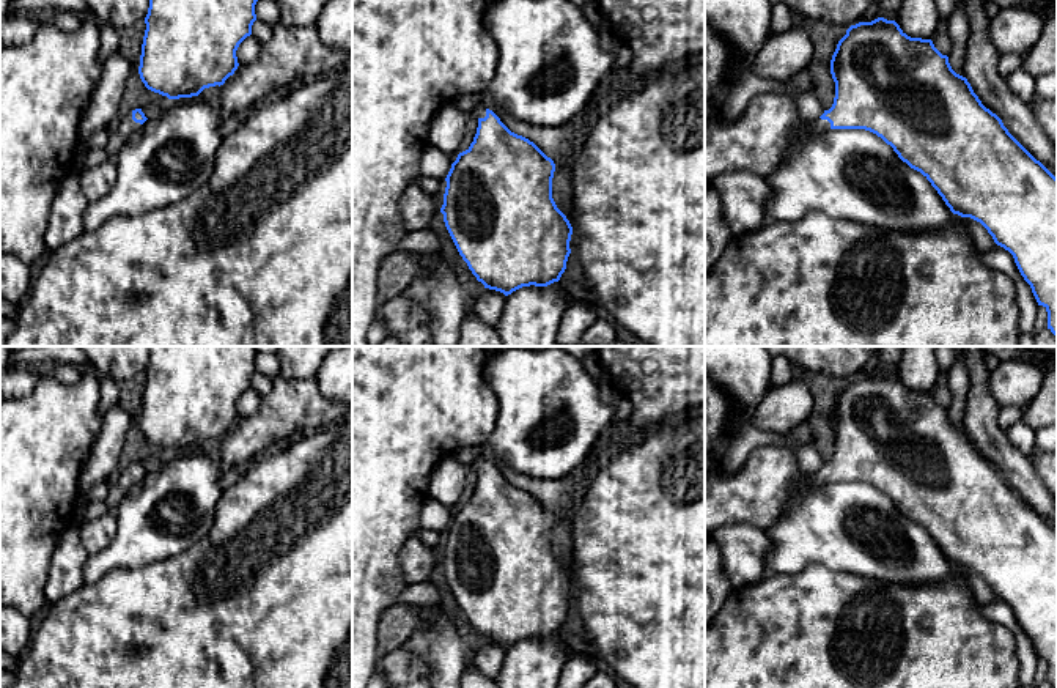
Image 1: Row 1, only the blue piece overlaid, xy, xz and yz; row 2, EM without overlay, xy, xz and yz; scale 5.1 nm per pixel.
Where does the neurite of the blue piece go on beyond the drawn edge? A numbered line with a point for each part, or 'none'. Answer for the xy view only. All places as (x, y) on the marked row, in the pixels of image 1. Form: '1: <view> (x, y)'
1: xy (117, 139)

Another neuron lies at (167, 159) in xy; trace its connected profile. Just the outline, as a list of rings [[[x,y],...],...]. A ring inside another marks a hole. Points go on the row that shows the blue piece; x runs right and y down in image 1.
[[[192,96],[173,99],[160,118],[146,120],[120,148],[110,190],[88,202],[83,230],[96,231],[112,217],[143,214],[198,190],[214,170],[222,118]]]

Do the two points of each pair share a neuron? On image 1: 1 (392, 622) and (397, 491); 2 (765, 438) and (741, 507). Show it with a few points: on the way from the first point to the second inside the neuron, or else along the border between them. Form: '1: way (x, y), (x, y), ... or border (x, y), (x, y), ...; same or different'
1: border (395, 606), (383, 619), (378, 644); different
2: border (798, 457), (787, 446), (762, 444), (738, 471); different

